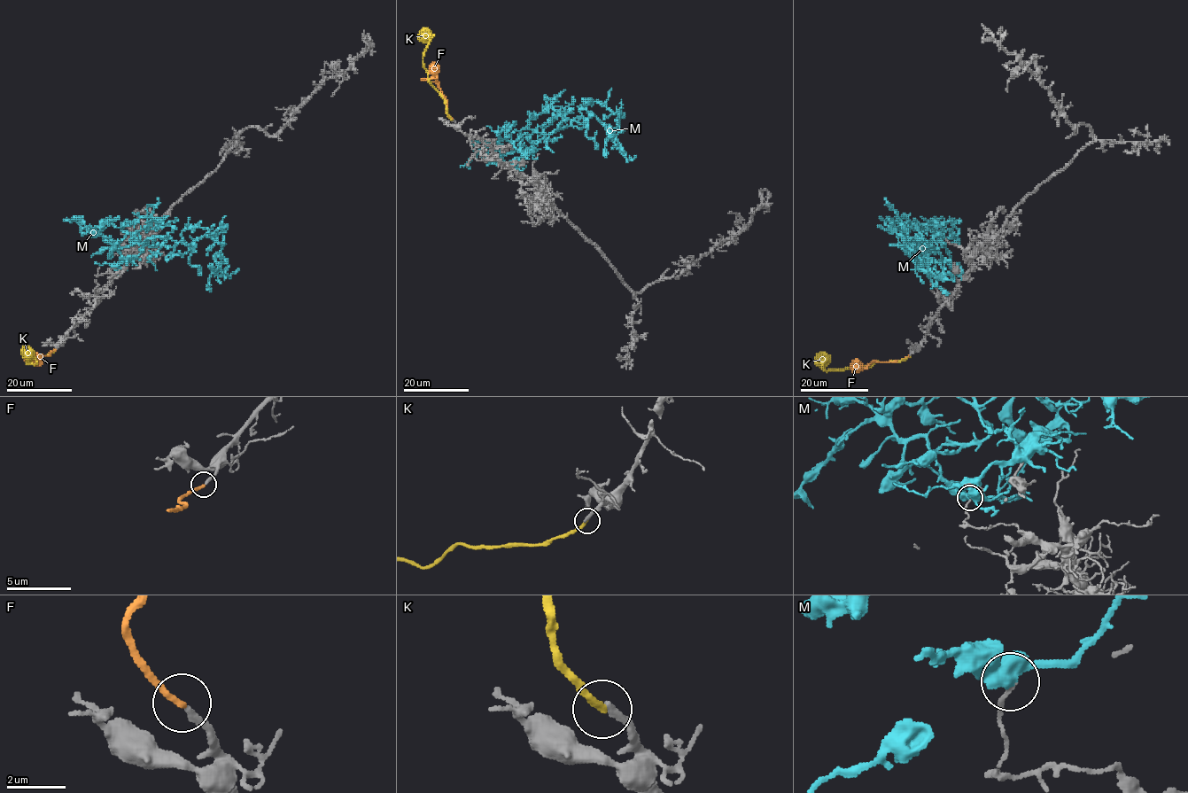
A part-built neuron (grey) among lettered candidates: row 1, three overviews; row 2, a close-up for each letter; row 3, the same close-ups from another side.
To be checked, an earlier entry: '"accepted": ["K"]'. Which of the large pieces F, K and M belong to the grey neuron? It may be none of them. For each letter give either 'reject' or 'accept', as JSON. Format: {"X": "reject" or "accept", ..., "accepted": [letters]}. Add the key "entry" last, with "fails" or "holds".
{"F": "reject", "K": "accept", "M": "reject", "accepted": ["K"], "entry": "holds"}

